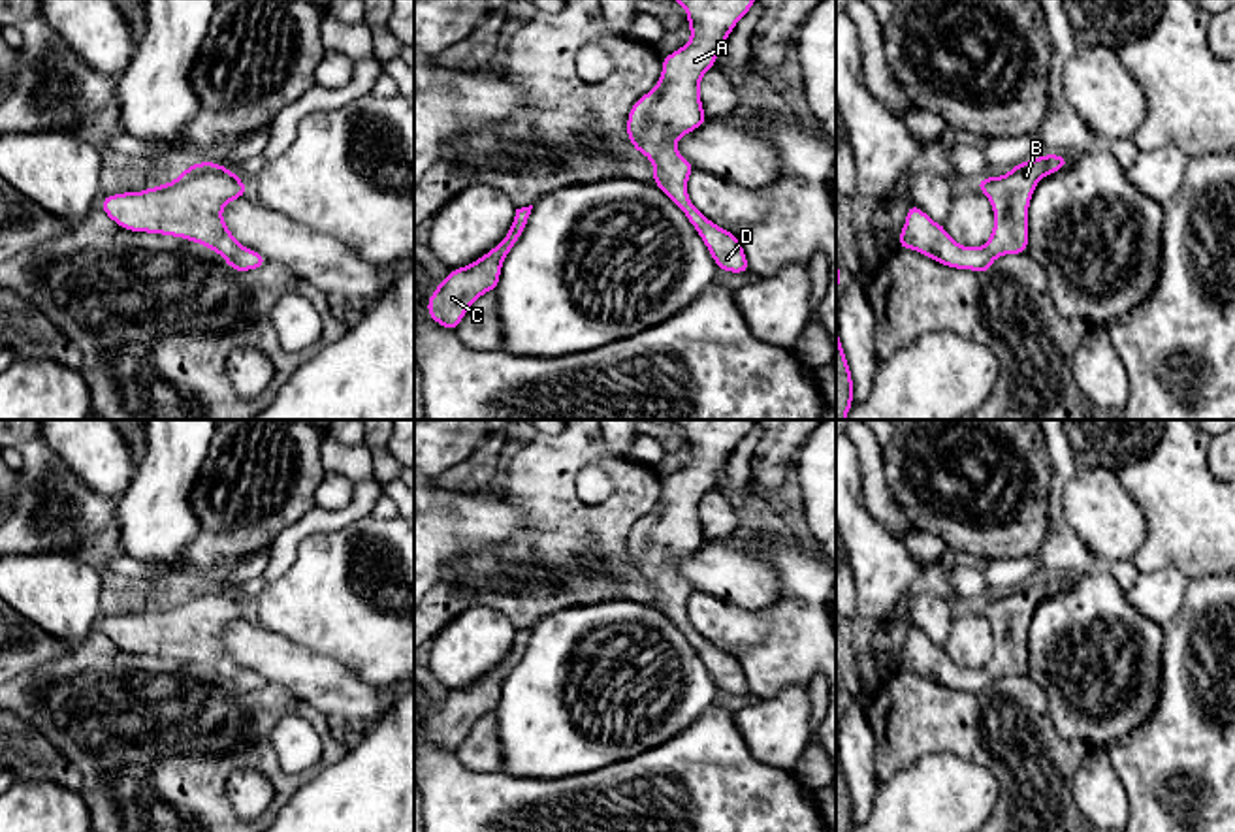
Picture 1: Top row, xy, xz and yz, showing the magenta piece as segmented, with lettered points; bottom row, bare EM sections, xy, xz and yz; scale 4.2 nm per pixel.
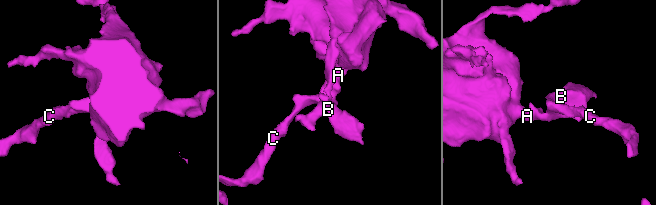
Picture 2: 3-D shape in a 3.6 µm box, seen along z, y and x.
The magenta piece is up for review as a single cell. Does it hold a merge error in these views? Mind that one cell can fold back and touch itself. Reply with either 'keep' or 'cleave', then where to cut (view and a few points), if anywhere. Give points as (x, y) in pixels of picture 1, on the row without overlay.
keep | no cut

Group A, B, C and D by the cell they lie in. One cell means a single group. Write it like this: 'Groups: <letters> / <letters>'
Groups: A B C D

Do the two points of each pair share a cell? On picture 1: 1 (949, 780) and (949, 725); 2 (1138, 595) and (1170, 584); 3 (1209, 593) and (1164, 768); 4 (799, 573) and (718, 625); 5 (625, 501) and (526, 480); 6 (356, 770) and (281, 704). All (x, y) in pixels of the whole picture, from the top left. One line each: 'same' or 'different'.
1: different
2: same
3: same
4: same
5: same
6: different

